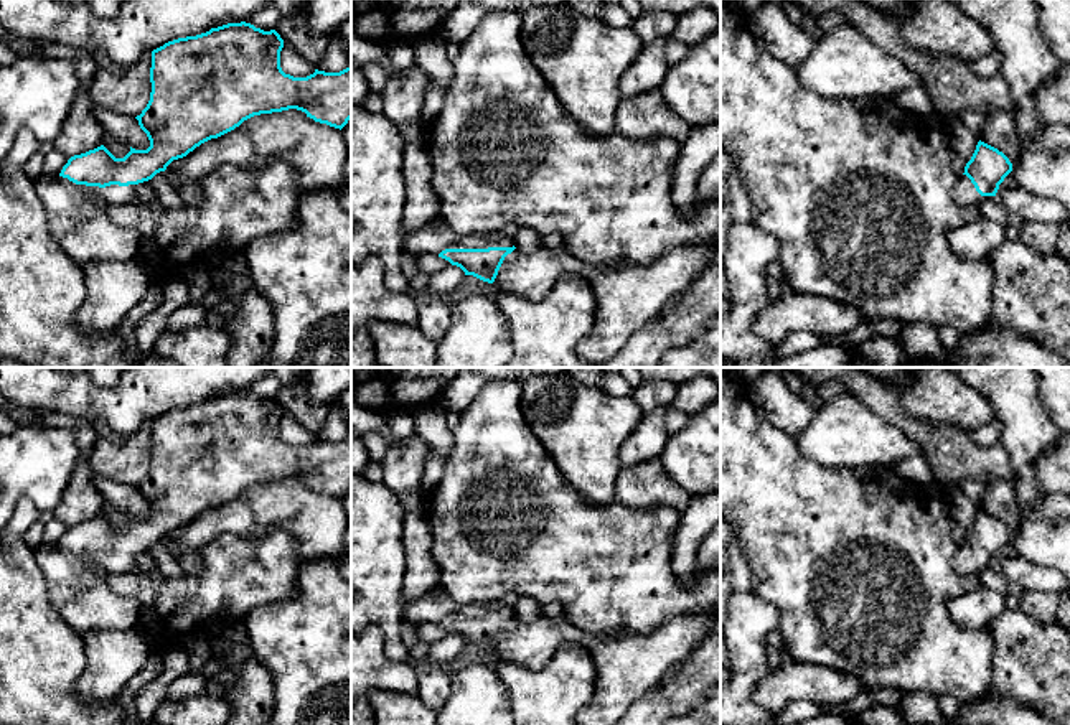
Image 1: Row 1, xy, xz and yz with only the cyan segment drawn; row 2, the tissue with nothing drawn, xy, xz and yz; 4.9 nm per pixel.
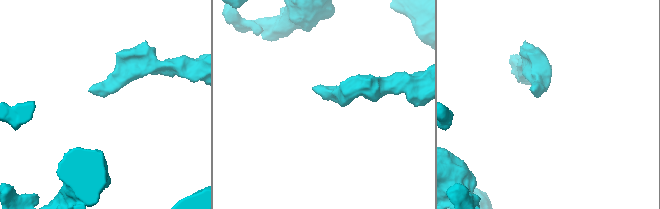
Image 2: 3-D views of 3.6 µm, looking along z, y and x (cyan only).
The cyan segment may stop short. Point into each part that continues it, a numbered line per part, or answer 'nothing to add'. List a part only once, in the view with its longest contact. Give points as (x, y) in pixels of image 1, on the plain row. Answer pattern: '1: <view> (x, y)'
1: xy (76, 584)

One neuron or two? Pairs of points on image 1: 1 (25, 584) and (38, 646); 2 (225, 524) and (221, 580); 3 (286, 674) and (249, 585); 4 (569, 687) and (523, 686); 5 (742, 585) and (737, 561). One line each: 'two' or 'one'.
1: one
2: two
3: two
4: one
5: one

